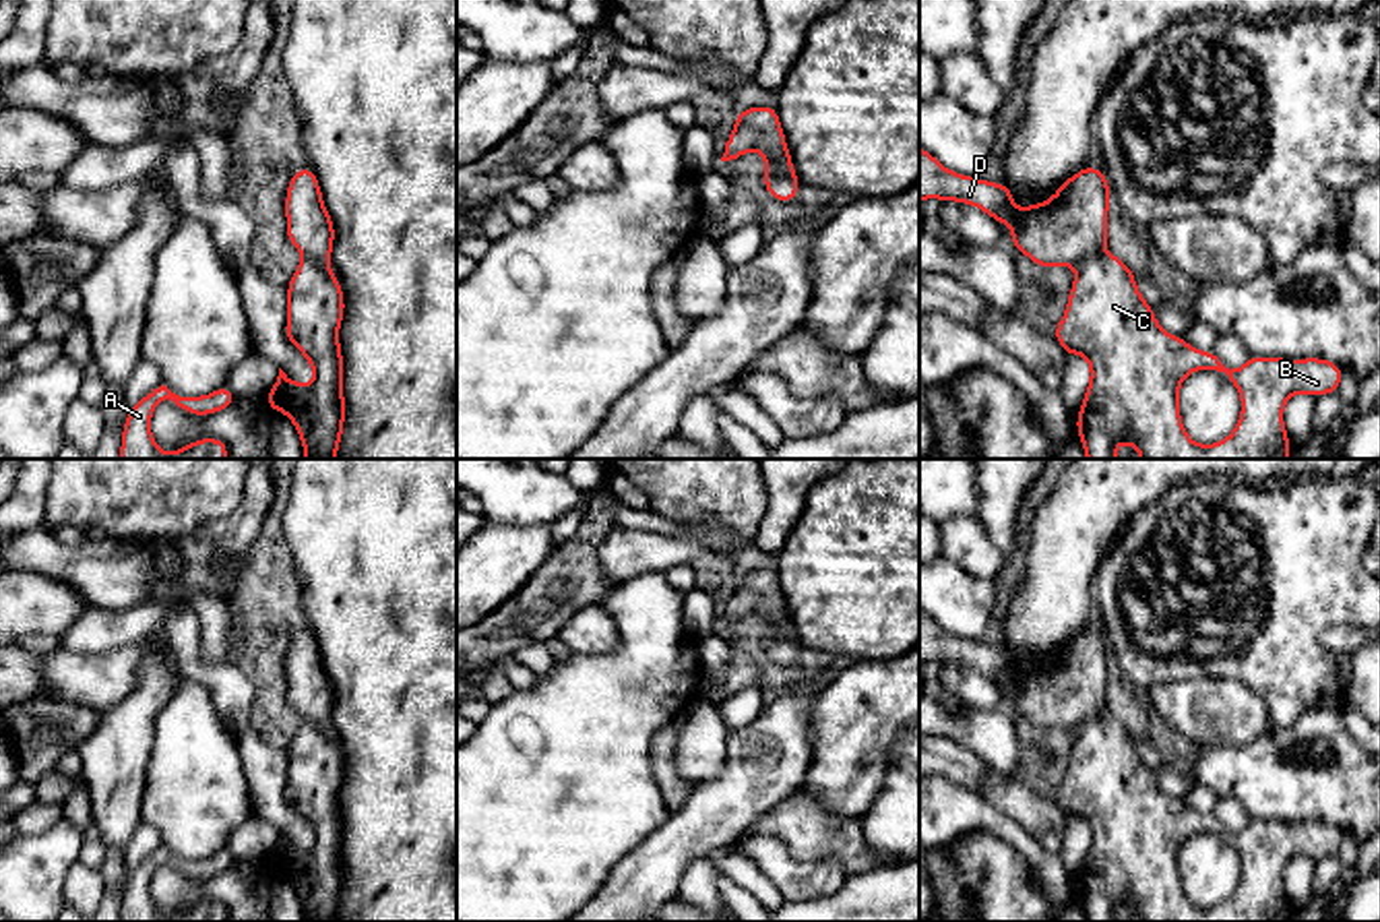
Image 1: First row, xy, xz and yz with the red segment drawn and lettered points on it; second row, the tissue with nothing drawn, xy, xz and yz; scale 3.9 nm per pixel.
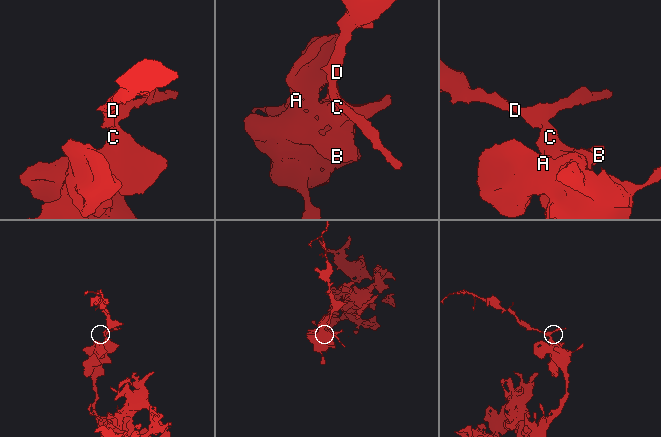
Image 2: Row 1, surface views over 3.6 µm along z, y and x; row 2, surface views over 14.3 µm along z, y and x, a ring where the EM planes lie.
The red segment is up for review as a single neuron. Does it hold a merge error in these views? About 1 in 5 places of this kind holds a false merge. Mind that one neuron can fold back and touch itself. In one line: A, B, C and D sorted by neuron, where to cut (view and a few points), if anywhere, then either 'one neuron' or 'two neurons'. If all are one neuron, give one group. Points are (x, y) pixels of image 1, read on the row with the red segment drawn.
A B C / D | xz (767, 160), (792, 174) | two neurons

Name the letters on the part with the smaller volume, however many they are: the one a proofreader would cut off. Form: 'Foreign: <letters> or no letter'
Foreign: D

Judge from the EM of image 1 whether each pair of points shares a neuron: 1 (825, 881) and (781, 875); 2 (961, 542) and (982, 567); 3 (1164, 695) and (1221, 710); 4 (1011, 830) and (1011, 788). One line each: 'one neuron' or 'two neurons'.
1: one neuron
2: one neuron
3: one neuron
4: two neurons

